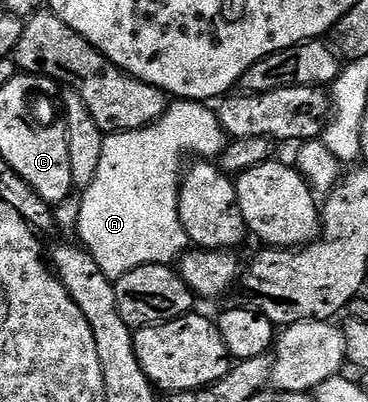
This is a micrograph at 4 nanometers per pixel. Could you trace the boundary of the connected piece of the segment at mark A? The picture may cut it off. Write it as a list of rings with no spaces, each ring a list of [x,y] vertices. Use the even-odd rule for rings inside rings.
[[[182,99],[172,100],[161,119],[157,119],[152,125],[104,136],[97,176],[81,193],[83,202],[79,205],[78,240],[82,248],[86,249],[89,255],[93,255],[93,259],[97,259],[97,267],[101,267],[105,276],[114,279],[137,267],[171,265],[178,262],[189,245],[179,214],[179,187],[181,174],[185,169],[183,152],[186,149],[199,149],[200,158],[215,159],[227,146],[228,140],[227,132],[219,122],[218,112],[210,104]]]

